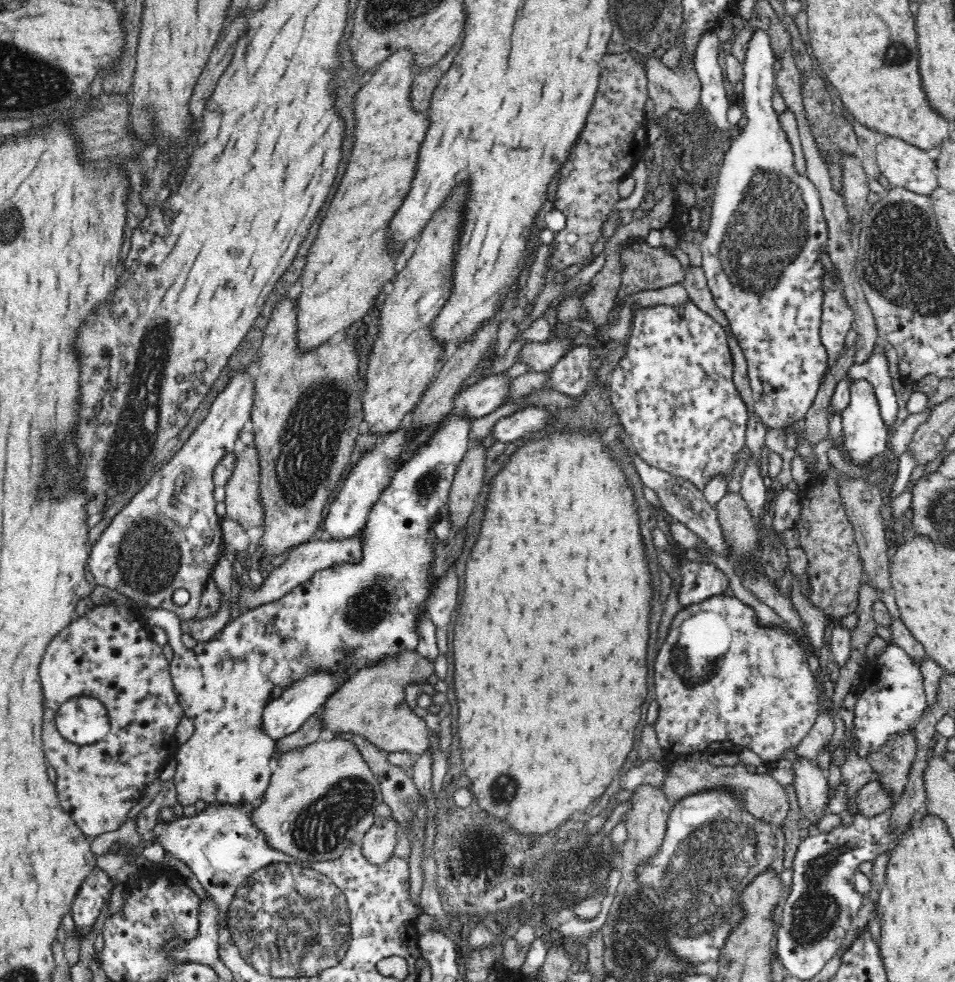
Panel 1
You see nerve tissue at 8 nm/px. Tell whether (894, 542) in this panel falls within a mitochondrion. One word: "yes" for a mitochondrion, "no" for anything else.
no

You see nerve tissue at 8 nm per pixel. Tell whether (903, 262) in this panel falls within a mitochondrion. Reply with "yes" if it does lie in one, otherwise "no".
yes

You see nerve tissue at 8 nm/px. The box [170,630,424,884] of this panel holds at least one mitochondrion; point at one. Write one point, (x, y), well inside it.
(325, 823)

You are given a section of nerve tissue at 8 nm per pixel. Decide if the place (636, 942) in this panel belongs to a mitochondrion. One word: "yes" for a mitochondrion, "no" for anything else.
yes

